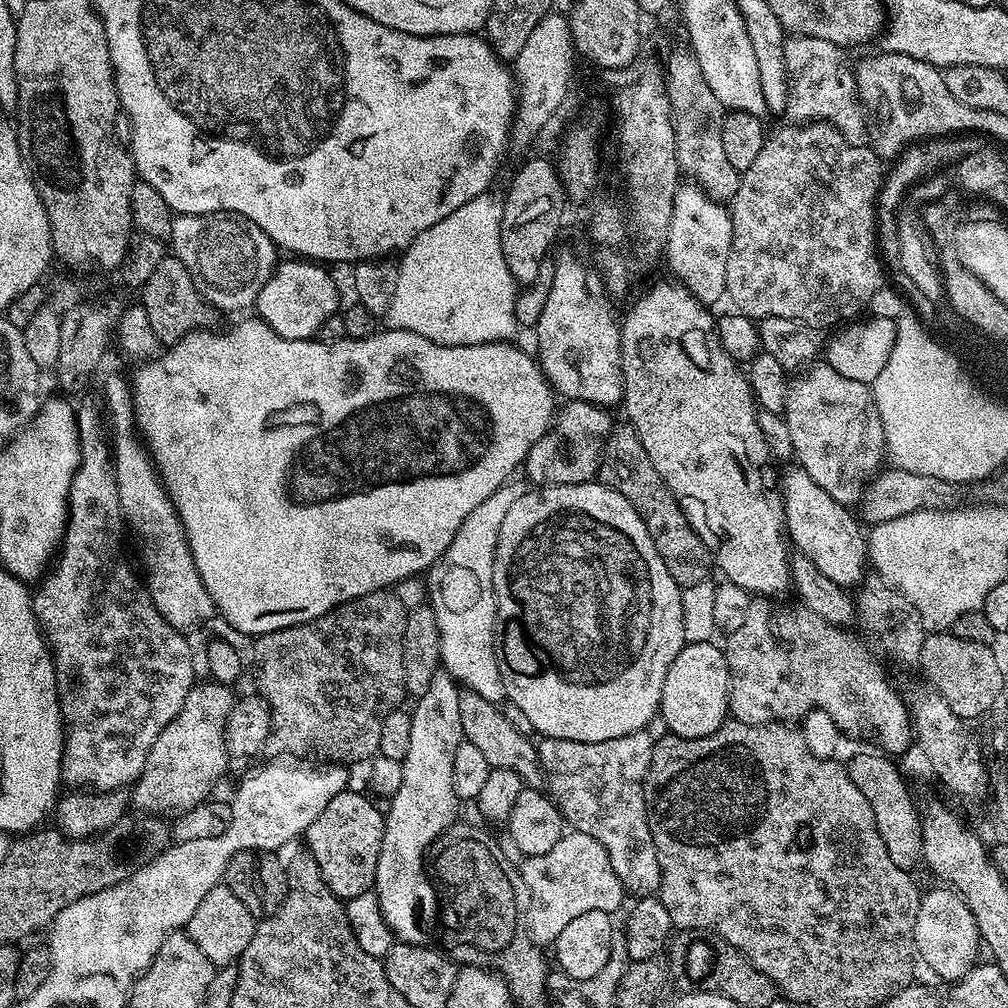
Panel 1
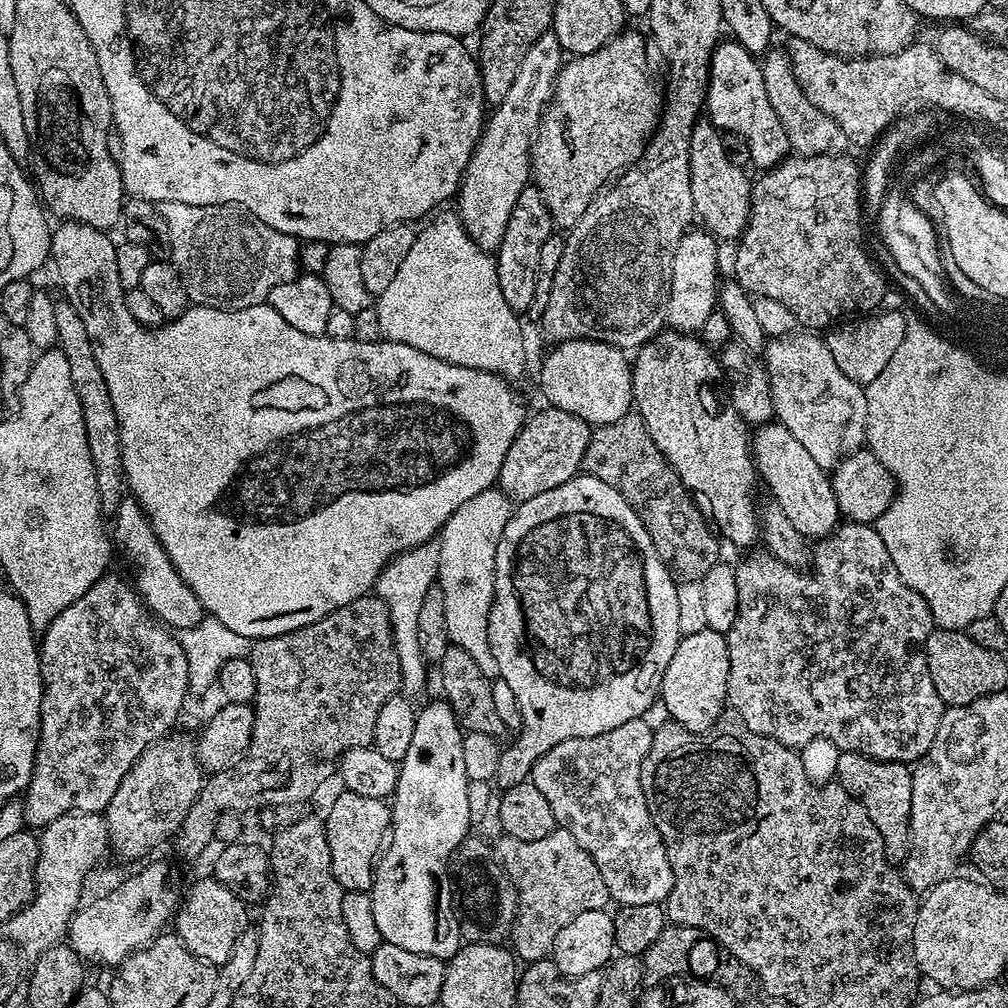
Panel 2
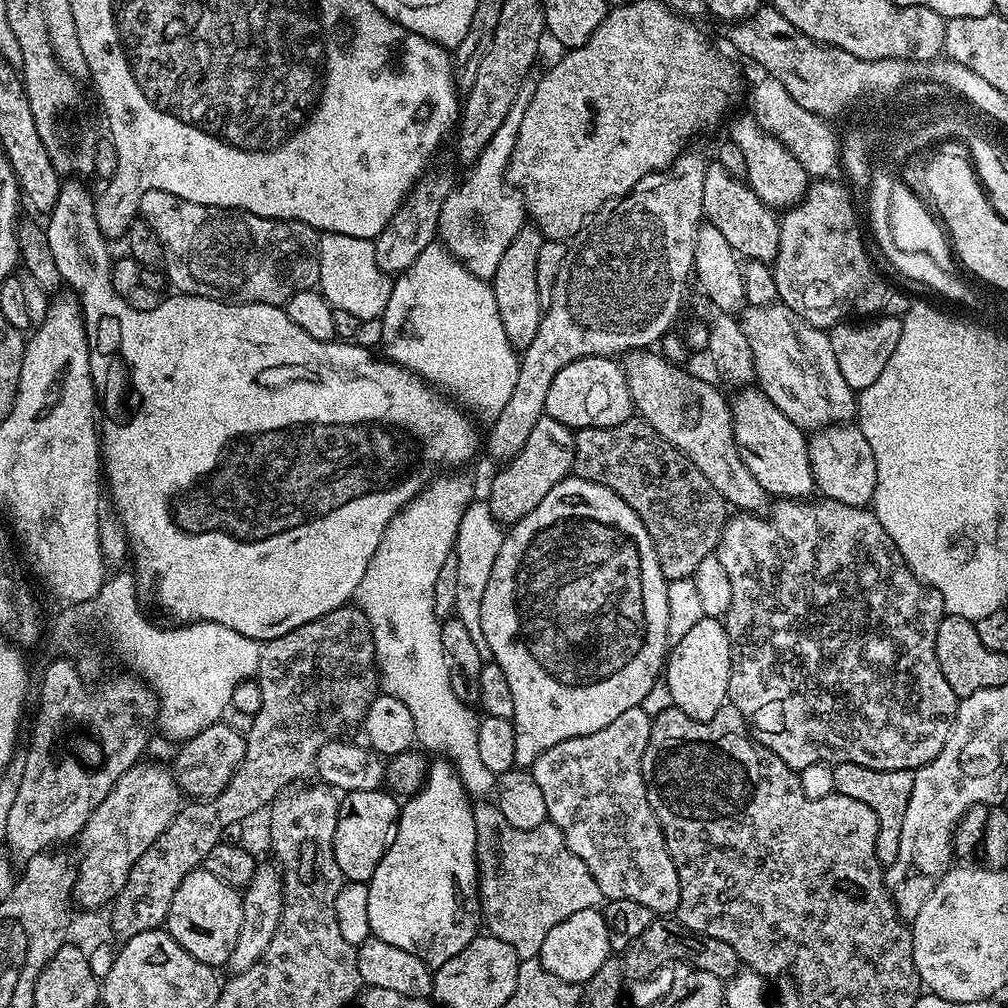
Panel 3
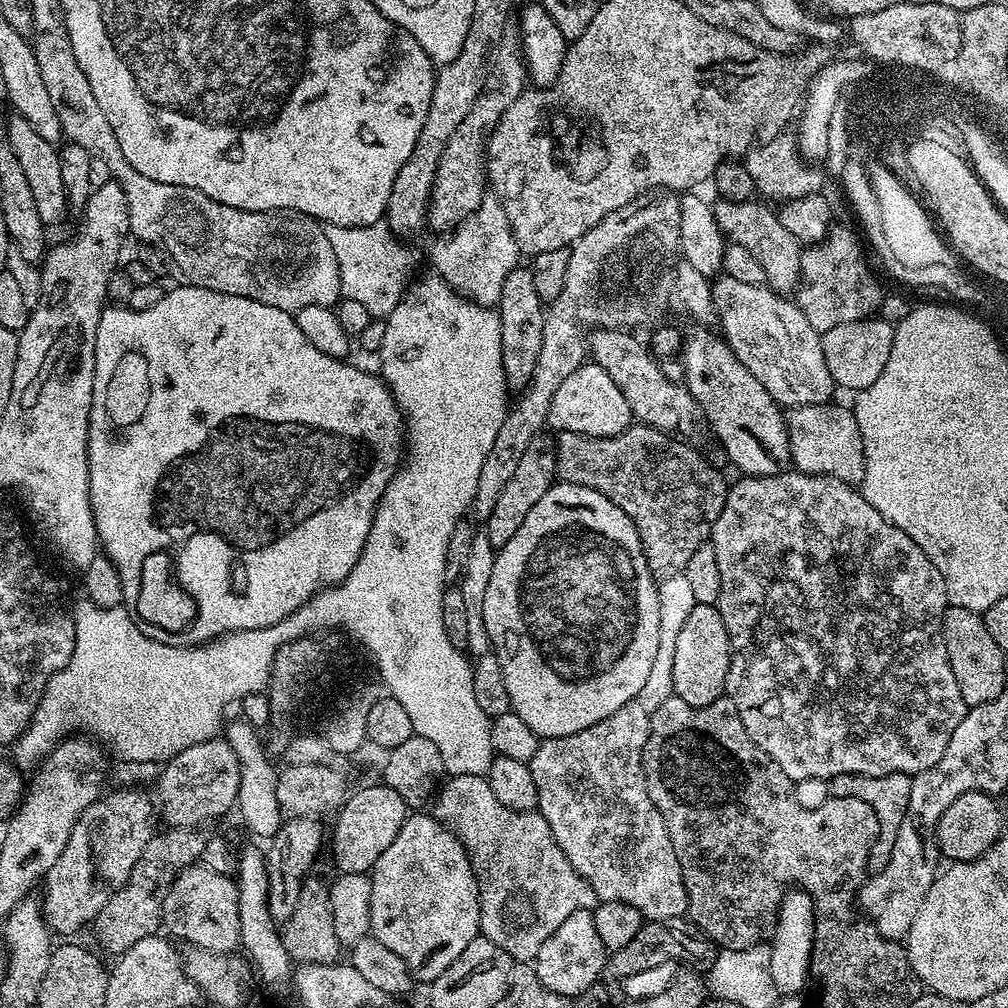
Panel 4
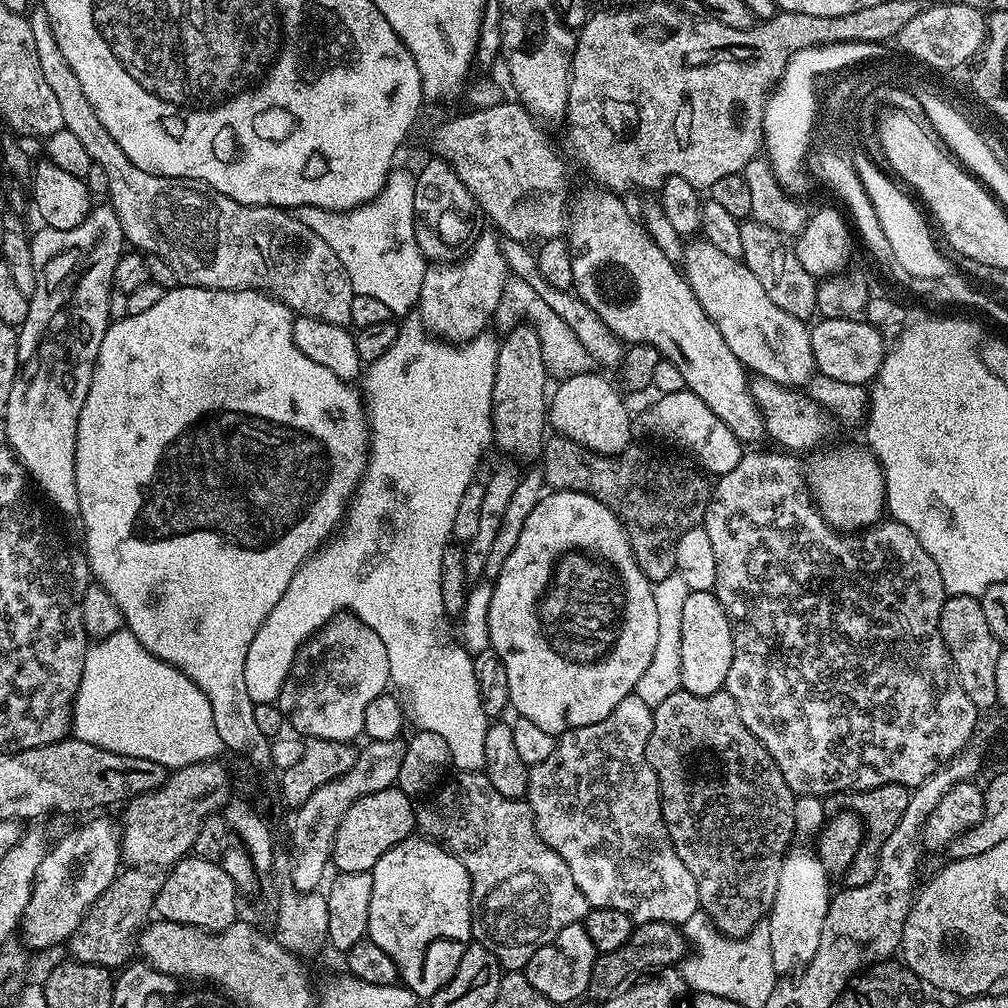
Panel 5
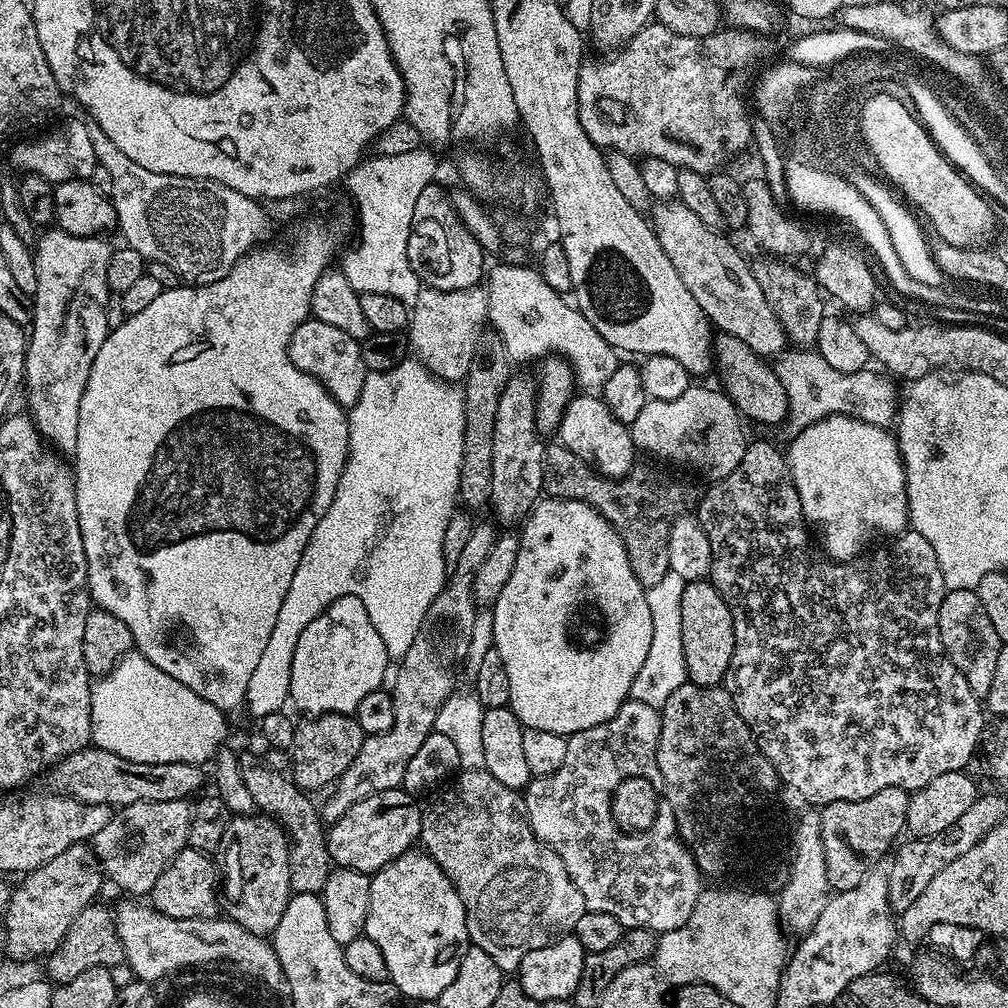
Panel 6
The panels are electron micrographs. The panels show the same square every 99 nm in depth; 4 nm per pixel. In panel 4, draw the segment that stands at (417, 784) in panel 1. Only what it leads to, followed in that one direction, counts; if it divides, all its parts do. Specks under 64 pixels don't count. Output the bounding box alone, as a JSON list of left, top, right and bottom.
[370,814,480,982]

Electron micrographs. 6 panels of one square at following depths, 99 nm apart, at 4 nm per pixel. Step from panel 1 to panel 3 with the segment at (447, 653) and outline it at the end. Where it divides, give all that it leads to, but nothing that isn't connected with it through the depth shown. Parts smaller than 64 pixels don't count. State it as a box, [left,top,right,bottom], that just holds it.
[452,502,505,655]

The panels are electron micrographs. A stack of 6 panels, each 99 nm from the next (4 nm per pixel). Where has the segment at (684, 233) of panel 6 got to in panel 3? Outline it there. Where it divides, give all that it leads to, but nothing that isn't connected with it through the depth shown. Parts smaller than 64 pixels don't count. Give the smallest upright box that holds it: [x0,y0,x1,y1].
[739,302,857,430]

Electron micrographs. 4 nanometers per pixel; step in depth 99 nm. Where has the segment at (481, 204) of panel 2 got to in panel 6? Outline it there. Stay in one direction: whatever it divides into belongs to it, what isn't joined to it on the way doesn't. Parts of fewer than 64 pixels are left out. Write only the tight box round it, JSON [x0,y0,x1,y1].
[406,286,488,382]

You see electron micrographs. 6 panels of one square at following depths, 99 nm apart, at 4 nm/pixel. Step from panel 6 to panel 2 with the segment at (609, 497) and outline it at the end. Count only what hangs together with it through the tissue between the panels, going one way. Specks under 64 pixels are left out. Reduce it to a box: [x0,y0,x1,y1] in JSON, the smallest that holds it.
[582,410,721,581]

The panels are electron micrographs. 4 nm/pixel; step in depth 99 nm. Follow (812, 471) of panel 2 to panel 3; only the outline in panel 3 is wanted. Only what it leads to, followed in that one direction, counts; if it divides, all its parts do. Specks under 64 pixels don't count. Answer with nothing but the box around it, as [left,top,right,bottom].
[731,386,816,500]

